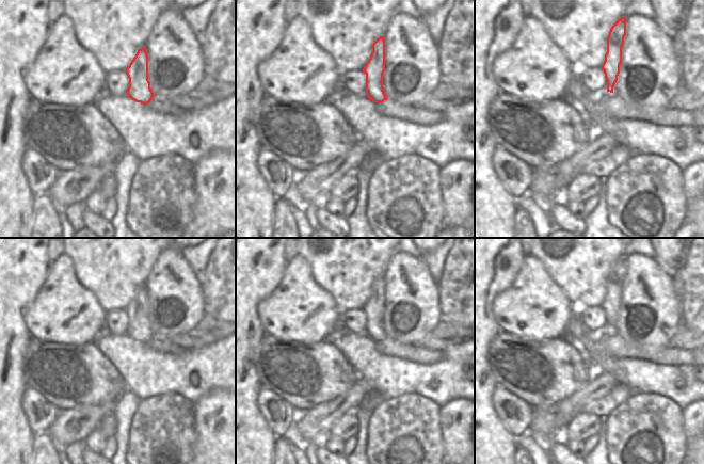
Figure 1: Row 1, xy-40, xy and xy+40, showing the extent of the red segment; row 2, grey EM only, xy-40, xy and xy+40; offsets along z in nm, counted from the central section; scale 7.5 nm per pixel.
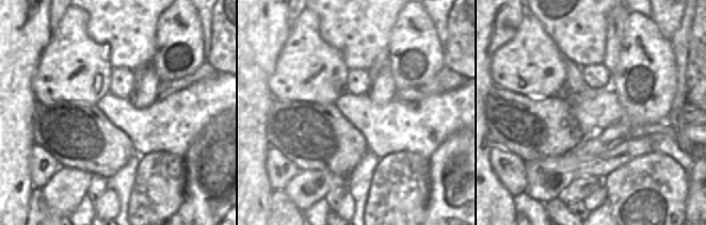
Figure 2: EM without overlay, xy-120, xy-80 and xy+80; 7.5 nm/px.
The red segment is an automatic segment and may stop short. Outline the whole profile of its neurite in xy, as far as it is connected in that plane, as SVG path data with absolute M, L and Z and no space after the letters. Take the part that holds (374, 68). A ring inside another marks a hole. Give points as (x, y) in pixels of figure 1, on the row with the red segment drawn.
M380 36L372 44L370 59L362 69L366 74L366 95L373 102L383 102L387 97L383 91L385 71L385 36Z

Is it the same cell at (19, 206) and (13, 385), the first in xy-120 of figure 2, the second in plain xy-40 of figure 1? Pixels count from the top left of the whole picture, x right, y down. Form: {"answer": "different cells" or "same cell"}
{"answer": "same cell"}

